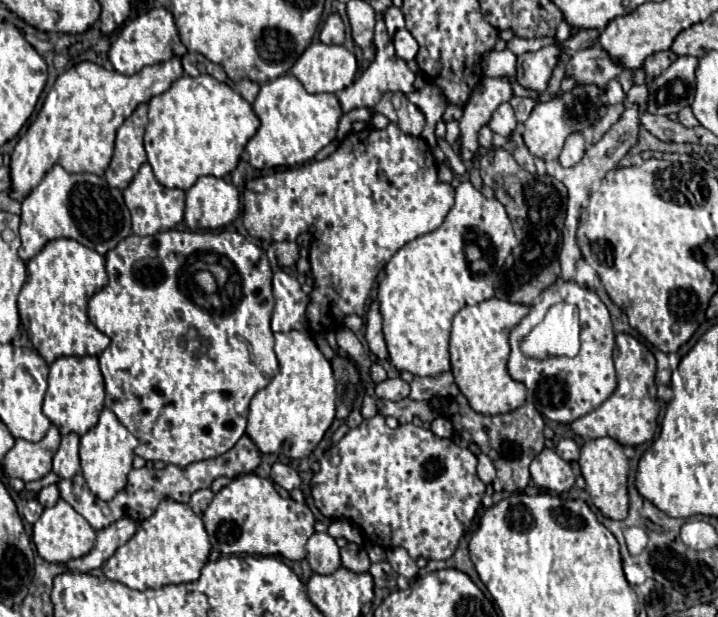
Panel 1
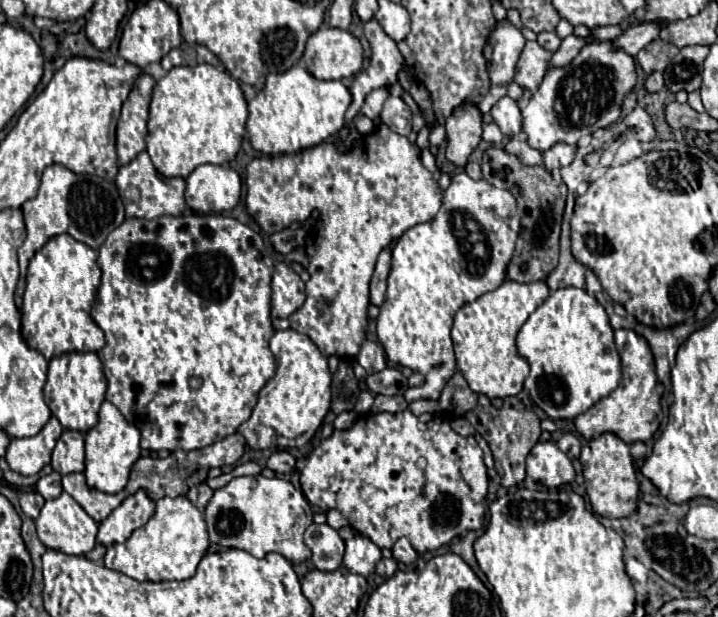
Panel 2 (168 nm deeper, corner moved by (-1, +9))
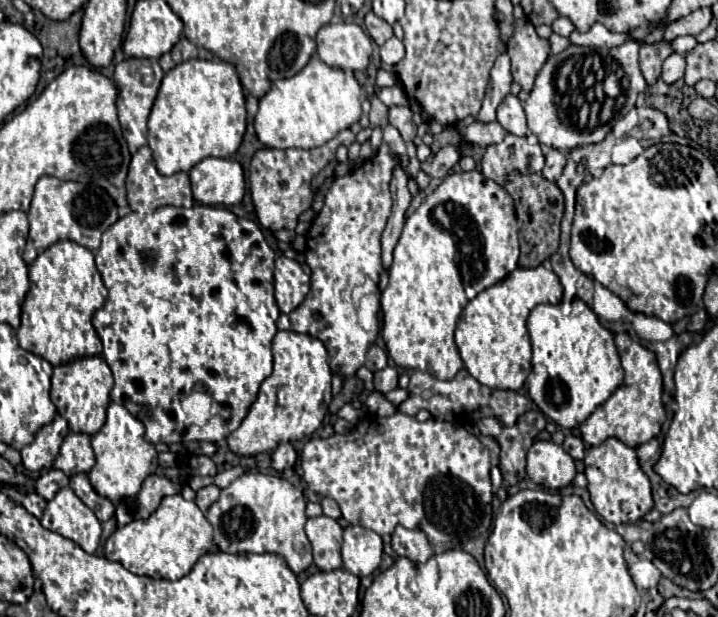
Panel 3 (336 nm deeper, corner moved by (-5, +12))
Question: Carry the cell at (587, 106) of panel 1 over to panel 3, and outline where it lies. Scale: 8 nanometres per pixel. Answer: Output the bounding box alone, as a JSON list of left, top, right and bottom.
[523,40,647,150]

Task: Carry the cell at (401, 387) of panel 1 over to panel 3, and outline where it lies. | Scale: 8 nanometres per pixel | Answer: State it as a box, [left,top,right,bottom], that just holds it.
[373,366,399,394]

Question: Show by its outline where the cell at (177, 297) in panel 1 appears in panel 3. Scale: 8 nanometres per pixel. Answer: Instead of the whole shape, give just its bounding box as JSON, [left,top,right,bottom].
[93,204,281,444]

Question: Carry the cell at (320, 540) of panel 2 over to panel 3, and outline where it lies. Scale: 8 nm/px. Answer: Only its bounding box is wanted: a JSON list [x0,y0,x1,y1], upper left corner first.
[305,516,343,570]

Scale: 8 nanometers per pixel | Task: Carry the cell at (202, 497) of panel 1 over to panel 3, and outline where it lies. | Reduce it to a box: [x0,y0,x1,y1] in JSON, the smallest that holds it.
[195,486,219,512]

